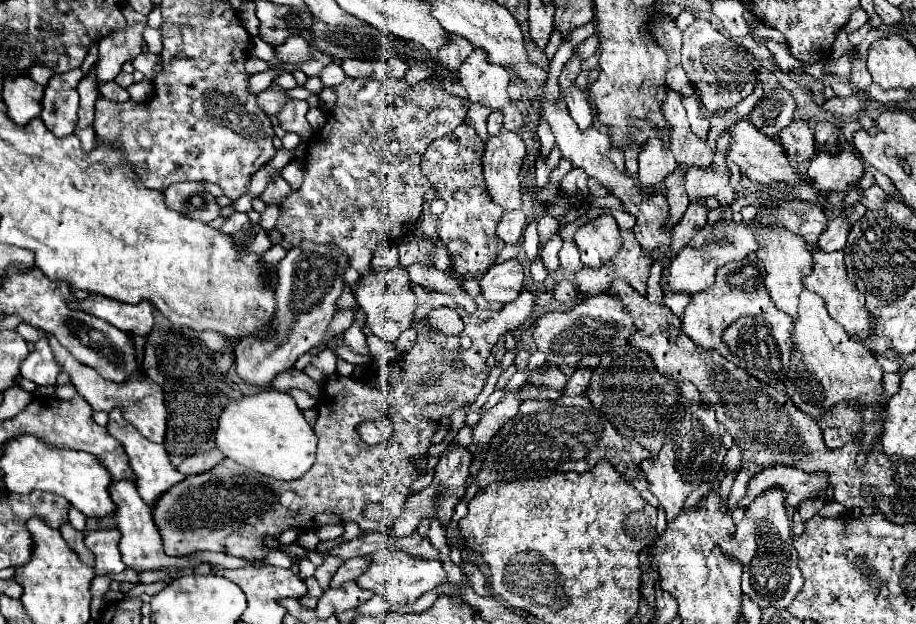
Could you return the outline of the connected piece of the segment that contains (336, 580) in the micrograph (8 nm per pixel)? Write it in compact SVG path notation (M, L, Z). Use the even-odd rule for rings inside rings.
M352 558L342 562L342 566L338 568L338 572L334 574L330 588L338 588L346 582L354 582L358 576L362 576L366 572L366 558Z

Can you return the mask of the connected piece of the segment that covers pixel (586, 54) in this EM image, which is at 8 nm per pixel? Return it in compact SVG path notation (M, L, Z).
M592 35L580 44L578 44L574 50L574 54L580 54L582 61L588 59L590 56L594 55L599 46L599 40L596 35Z

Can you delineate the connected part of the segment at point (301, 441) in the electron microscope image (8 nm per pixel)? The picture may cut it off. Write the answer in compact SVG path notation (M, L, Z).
M274 388L232 400L220 414L214 434L216 448L230 460L276 480L296 480L314 464L316 434L304 420L296 402Z

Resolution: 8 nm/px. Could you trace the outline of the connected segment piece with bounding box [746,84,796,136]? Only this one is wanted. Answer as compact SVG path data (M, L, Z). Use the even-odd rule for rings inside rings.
M774 86L772 94L746 118L766 136L772 136L776 132L780 132L782 128L786 128L786 124L790 124L794 120L794 96L790 90L786 90L784 86Z

